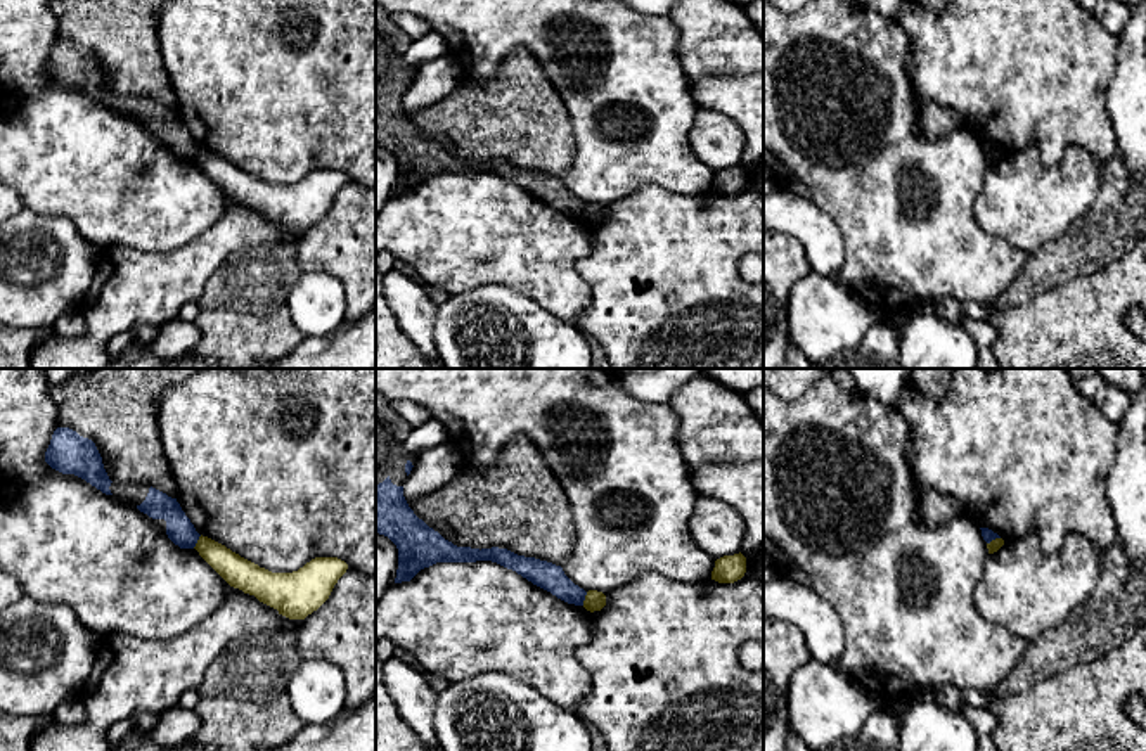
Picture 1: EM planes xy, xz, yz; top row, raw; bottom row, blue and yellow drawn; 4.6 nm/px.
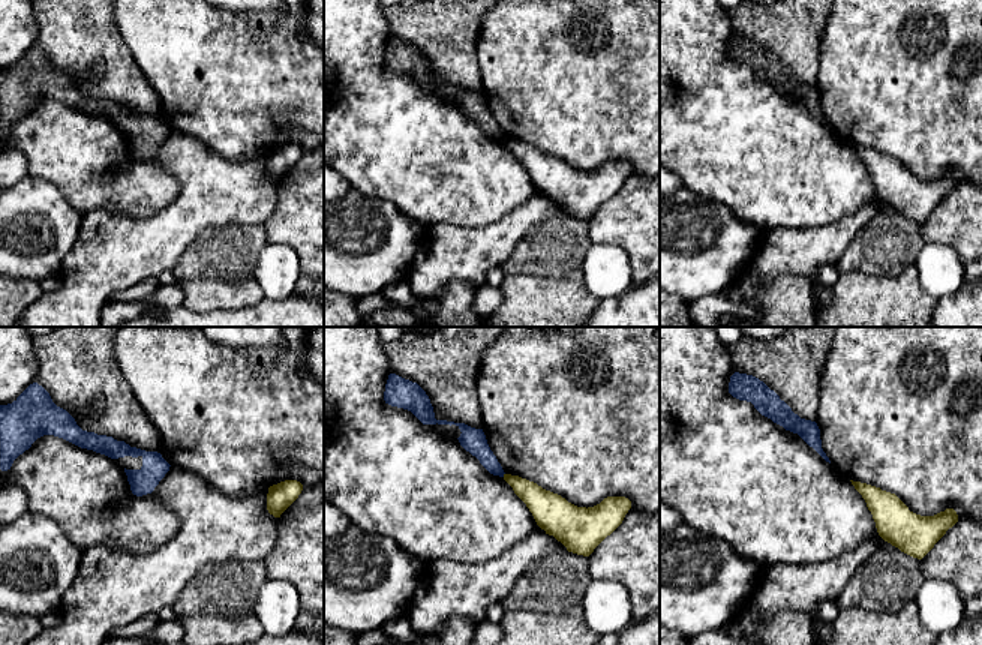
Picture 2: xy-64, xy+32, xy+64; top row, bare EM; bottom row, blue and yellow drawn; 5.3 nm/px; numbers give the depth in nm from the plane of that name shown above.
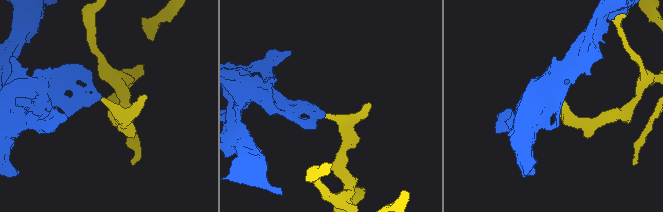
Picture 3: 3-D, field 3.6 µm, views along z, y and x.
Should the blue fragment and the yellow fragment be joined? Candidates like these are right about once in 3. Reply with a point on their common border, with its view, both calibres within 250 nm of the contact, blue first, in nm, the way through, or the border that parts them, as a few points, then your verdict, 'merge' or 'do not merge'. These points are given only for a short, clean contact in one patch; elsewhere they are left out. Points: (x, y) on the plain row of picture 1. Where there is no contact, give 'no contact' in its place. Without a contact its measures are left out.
meets blue in xy at (196, 154); 130 nm thick on the blue side, 140 nm on the other; border along xy (201, 147), (193, 160); do not merge

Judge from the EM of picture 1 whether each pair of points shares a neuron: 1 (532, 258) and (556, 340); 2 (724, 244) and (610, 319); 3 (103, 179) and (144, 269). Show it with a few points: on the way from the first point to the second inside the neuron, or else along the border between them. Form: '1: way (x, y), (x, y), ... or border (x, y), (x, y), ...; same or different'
1: border (513, 288), (573, 324); different
2: way (696, 248), (637, 307); same
3: border (175, 248), (149, 251), (108, 246), (103, 251); different

